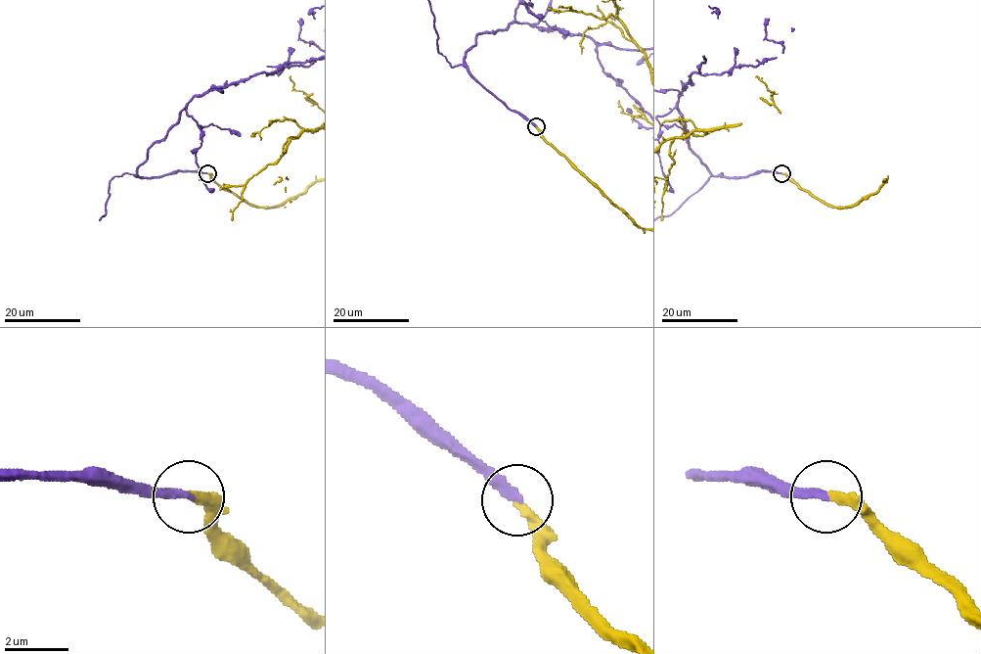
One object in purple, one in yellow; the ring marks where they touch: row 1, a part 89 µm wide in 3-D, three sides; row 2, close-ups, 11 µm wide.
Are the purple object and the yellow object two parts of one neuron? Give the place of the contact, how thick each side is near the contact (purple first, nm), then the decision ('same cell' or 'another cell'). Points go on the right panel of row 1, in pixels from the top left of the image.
at (781, 173); 280 nm thick on the purple side, 320 nm on the other; same cell

